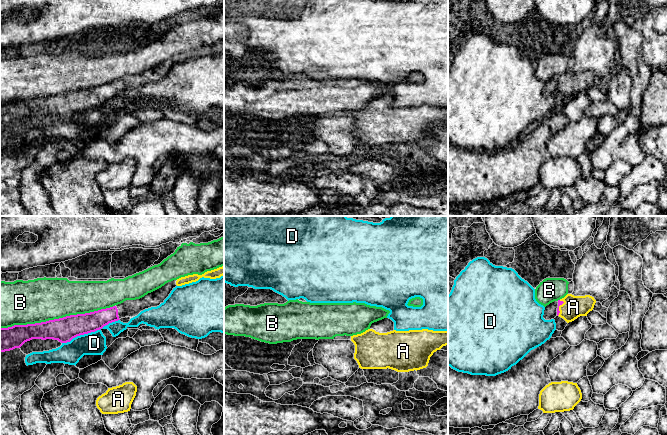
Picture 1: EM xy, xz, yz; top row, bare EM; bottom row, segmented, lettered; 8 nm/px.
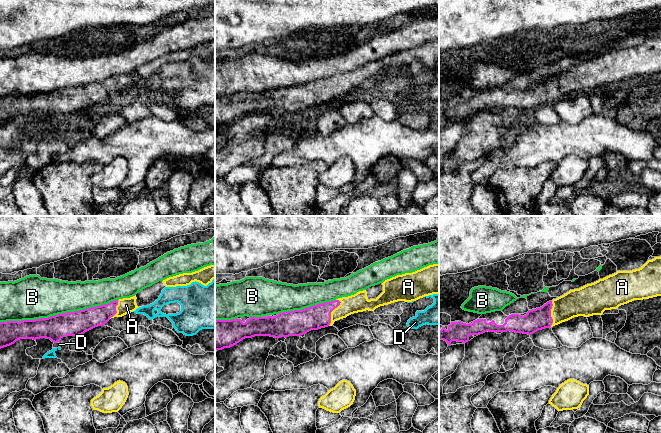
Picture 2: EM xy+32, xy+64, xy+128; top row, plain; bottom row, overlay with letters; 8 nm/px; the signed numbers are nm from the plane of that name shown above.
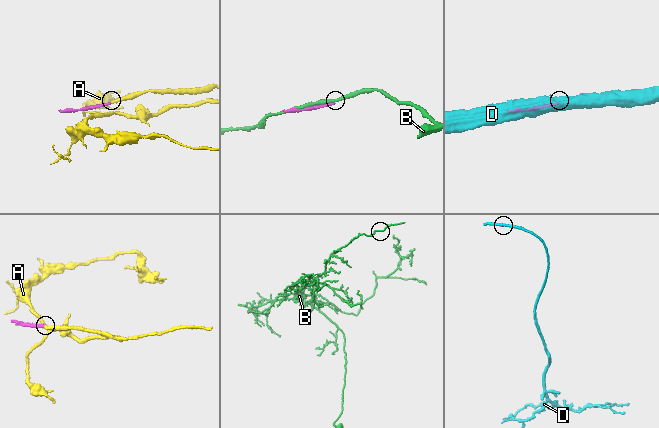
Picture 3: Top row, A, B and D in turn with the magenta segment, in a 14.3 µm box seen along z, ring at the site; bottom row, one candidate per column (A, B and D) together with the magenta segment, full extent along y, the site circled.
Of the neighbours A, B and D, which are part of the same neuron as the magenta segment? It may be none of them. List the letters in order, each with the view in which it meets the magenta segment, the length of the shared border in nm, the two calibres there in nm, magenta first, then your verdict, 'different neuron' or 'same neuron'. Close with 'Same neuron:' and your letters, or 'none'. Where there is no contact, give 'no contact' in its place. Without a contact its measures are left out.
A: yz | 130 nm | 30/180 nm | same neuron
B: xy | 950 nm | 190/360 nm | different neuron
D: xy | 500 nm | 190/190 nm | different neuron
Same neuron: A

